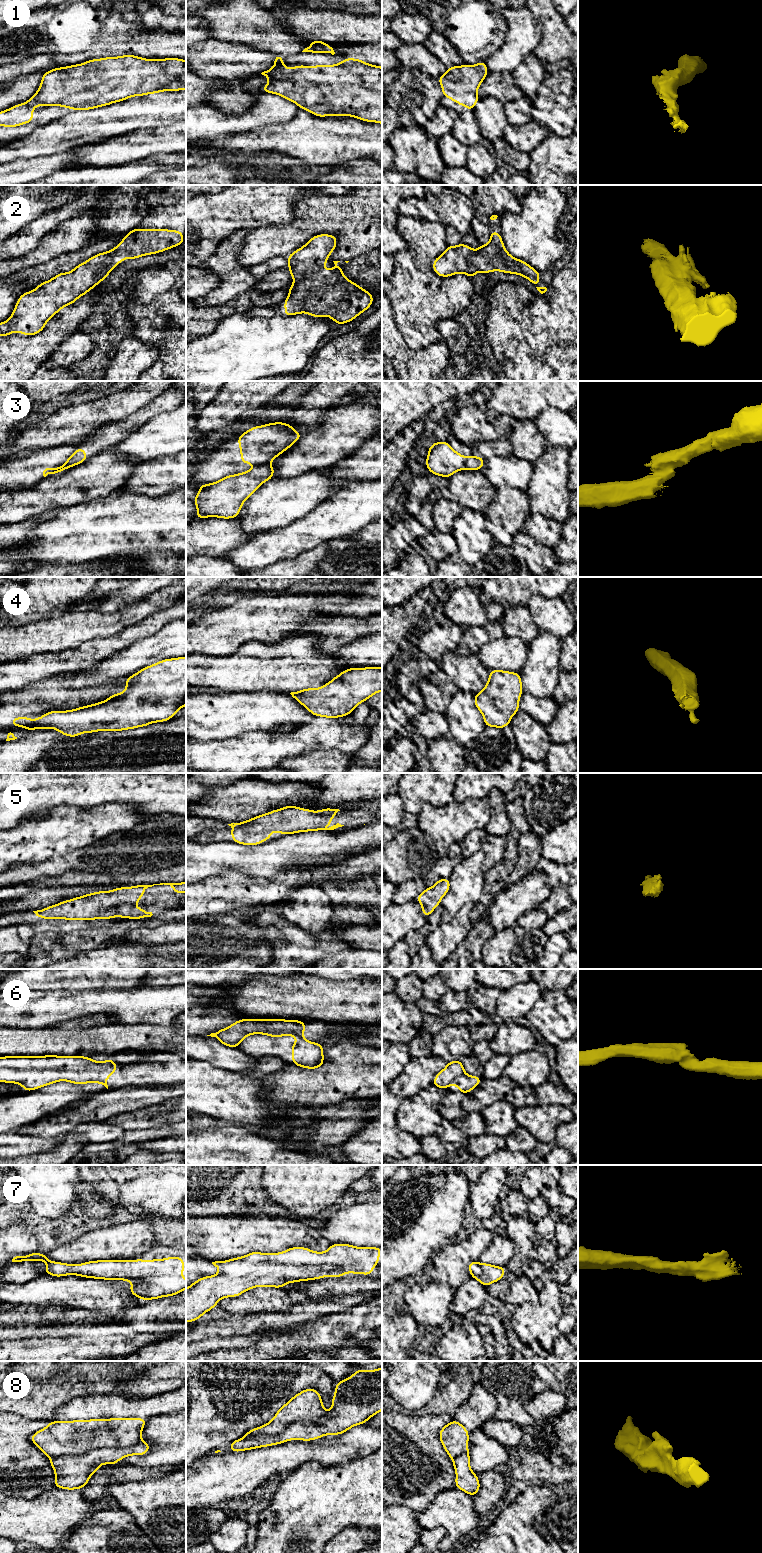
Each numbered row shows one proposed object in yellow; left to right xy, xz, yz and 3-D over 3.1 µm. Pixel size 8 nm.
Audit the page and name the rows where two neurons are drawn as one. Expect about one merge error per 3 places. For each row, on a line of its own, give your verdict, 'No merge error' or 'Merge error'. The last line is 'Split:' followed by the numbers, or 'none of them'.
1: No merge error
2: No merge error
3: Merge error
4: No merge error
5: No merge error
6: Merge error
7: No merge error
8: Merge error
Split: 3, 6, 8

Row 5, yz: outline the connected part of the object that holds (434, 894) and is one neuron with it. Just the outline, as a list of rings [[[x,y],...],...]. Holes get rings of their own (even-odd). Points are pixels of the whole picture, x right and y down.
[[[438,879],[433,887],[427,887],[419,894],[416,901],[422,905],[422,914],[427,918],[440,905],[441,899],[450,889],[450,879]]]

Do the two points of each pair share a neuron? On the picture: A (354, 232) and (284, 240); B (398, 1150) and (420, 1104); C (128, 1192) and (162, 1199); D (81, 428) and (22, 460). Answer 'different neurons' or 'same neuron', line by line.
A: same neuron
B: different neurons
C: same neuron
D: different neurons

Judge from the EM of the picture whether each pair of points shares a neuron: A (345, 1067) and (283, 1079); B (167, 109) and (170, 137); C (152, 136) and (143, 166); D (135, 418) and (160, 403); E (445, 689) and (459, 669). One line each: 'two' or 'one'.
A: one
B: two
C: two
D: one
E: two

